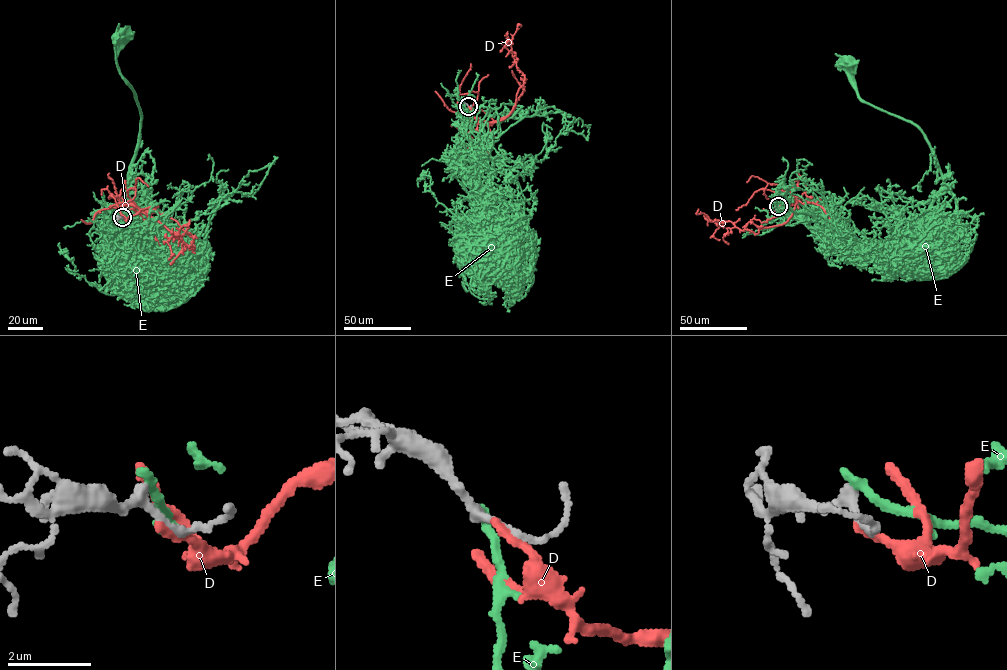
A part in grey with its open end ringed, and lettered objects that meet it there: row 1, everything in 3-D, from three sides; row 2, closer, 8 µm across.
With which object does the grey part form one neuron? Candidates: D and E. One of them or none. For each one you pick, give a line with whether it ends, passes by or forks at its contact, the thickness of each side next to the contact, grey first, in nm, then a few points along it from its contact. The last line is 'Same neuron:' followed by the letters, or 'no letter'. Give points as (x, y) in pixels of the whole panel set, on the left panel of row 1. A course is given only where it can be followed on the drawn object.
Same neuron: no letter

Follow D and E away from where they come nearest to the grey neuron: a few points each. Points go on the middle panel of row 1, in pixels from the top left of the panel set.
D: (469, 106), (494, 121), (478, 123), (476, 118), (495, 122), (510, 113), (525, 79), (511, 44), (521, 26)
E: (468, 106), (467, 121), (483, 139), (478, 214), (454, 245), (472, 270), (482, 238), (468, 176)

